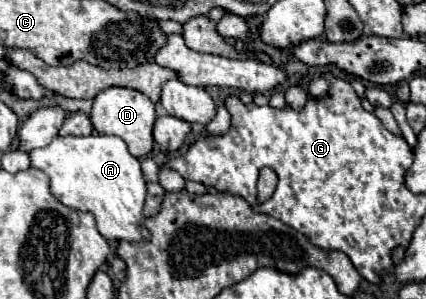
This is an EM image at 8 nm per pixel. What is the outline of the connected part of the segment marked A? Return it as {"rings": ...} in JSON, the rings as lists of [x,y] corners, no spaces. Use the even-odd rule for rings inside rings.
{"rings":[[[57,136],[49,146],[31,150],[29,158],[33,168],[39,168],[49,176],[51,194],[61,204],[95,216],[103,238],[127,242],[141,242],[149,238],[149,230],[143,226],[147,182],[139,160],[129,154],[127,144],[119,136]]]}

